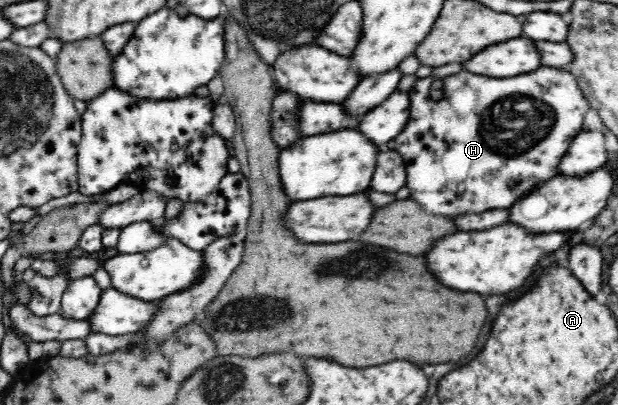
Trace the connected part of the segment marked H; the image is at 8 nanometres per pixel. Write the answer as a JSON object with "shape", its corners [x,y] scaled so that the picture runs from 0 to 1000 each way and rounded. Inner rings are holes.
{"shape":[[[875,165],[875,170],[866,170],[862,180],[850,180],[850,185],[840,185],[840,190],[814,190],[814,195],[782,190],[782,185],[769,185],[769,180],[759,180],[759,175],[746,175],[746,180],[736,180],[736,185],[727,185],[727,190],[714,195],[717,200],[720,240],[714,242],[714,249],[707,249],[707,254],[697,249],[694,230],[691,230],[691,215],[704,200],[704,190],[678,195],[675,210],[662,225],[665,269],[659,309],[655,309],[655,319],[642,338],[638,338],[641,353],[639,370],[646,375],[646,383],[652,385],[659,420],[657,459],[663,467],[662,486],[672,494],[688,526],[715,536],[743,536],[743,531],[749,536],[749,531],[759,531],[759,526],[782,526],[788,516],[827,511],[827,506],[833,506],[833,496],[843,496],[859,472],[872,467],[882,447],[901,437],[906,430],[905,407],[908,407],[908,398],[914,388],[926,346],[937,333],[937,326],[945,321],[943,299],[947,299],[947,281],[953,274],[955,264],[950,249],[947,249],[948,240],[942,232],[934,200],[927,190],[917,175],[888,170],[888,165]]]}

